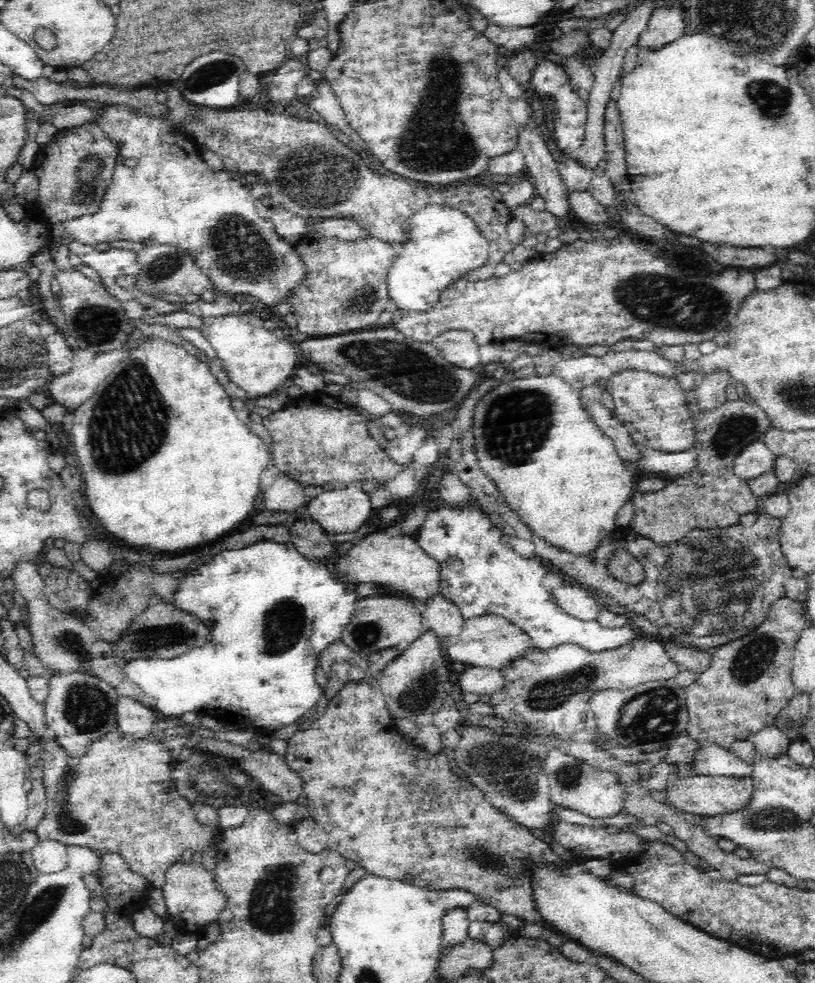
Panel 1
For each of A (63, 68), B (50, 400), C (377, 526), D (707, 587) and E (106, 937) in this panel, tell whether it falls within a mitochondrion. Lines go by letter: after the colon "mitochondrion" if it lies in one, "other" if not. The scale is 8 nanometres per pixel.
A: other
B: other
C: other
D: mitochondrion
E: other

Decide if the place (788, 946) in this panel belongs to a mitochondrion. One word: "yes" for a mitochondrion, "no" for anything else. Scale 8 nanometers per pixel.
no

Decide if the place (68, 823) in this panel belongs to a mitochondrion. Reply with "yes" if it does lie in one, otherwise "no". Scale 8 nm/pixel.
yes

